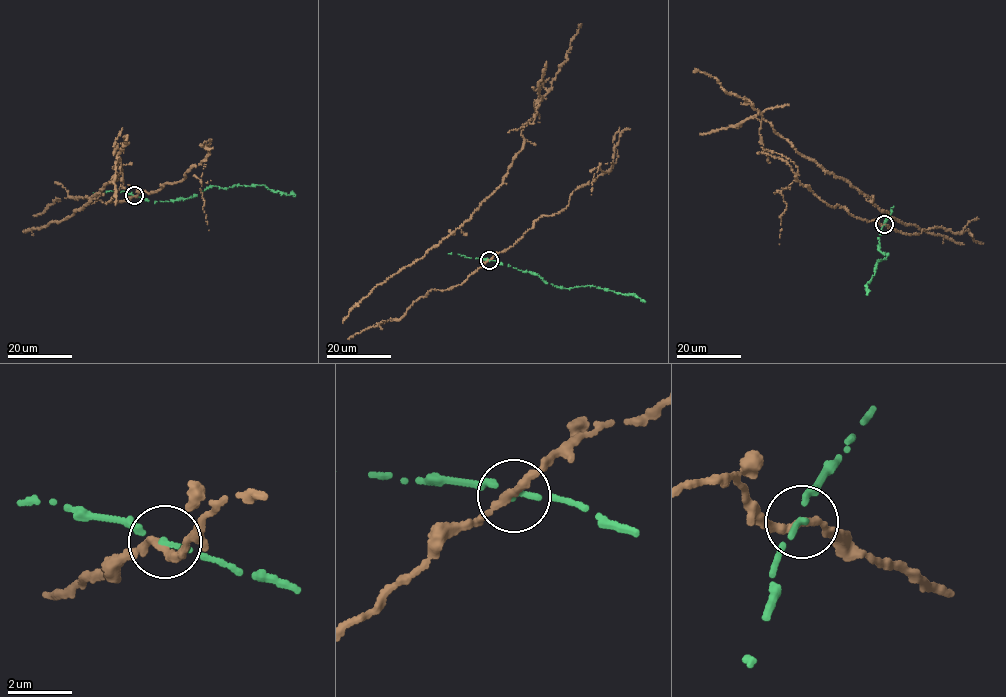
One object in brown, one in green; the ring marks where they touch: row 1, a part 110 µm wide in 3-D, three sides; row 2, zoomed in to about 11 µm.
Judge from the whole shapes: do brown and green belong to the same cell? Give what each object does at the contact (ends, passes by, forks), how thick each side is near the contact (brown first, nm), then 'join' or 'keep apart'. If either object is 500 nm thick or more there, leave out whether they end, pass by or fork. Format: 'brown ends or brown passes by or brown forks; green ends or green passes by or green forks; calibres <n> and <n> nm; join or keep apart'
brown passes by; green ends; calibres 240 and 240 nm; keep apart

